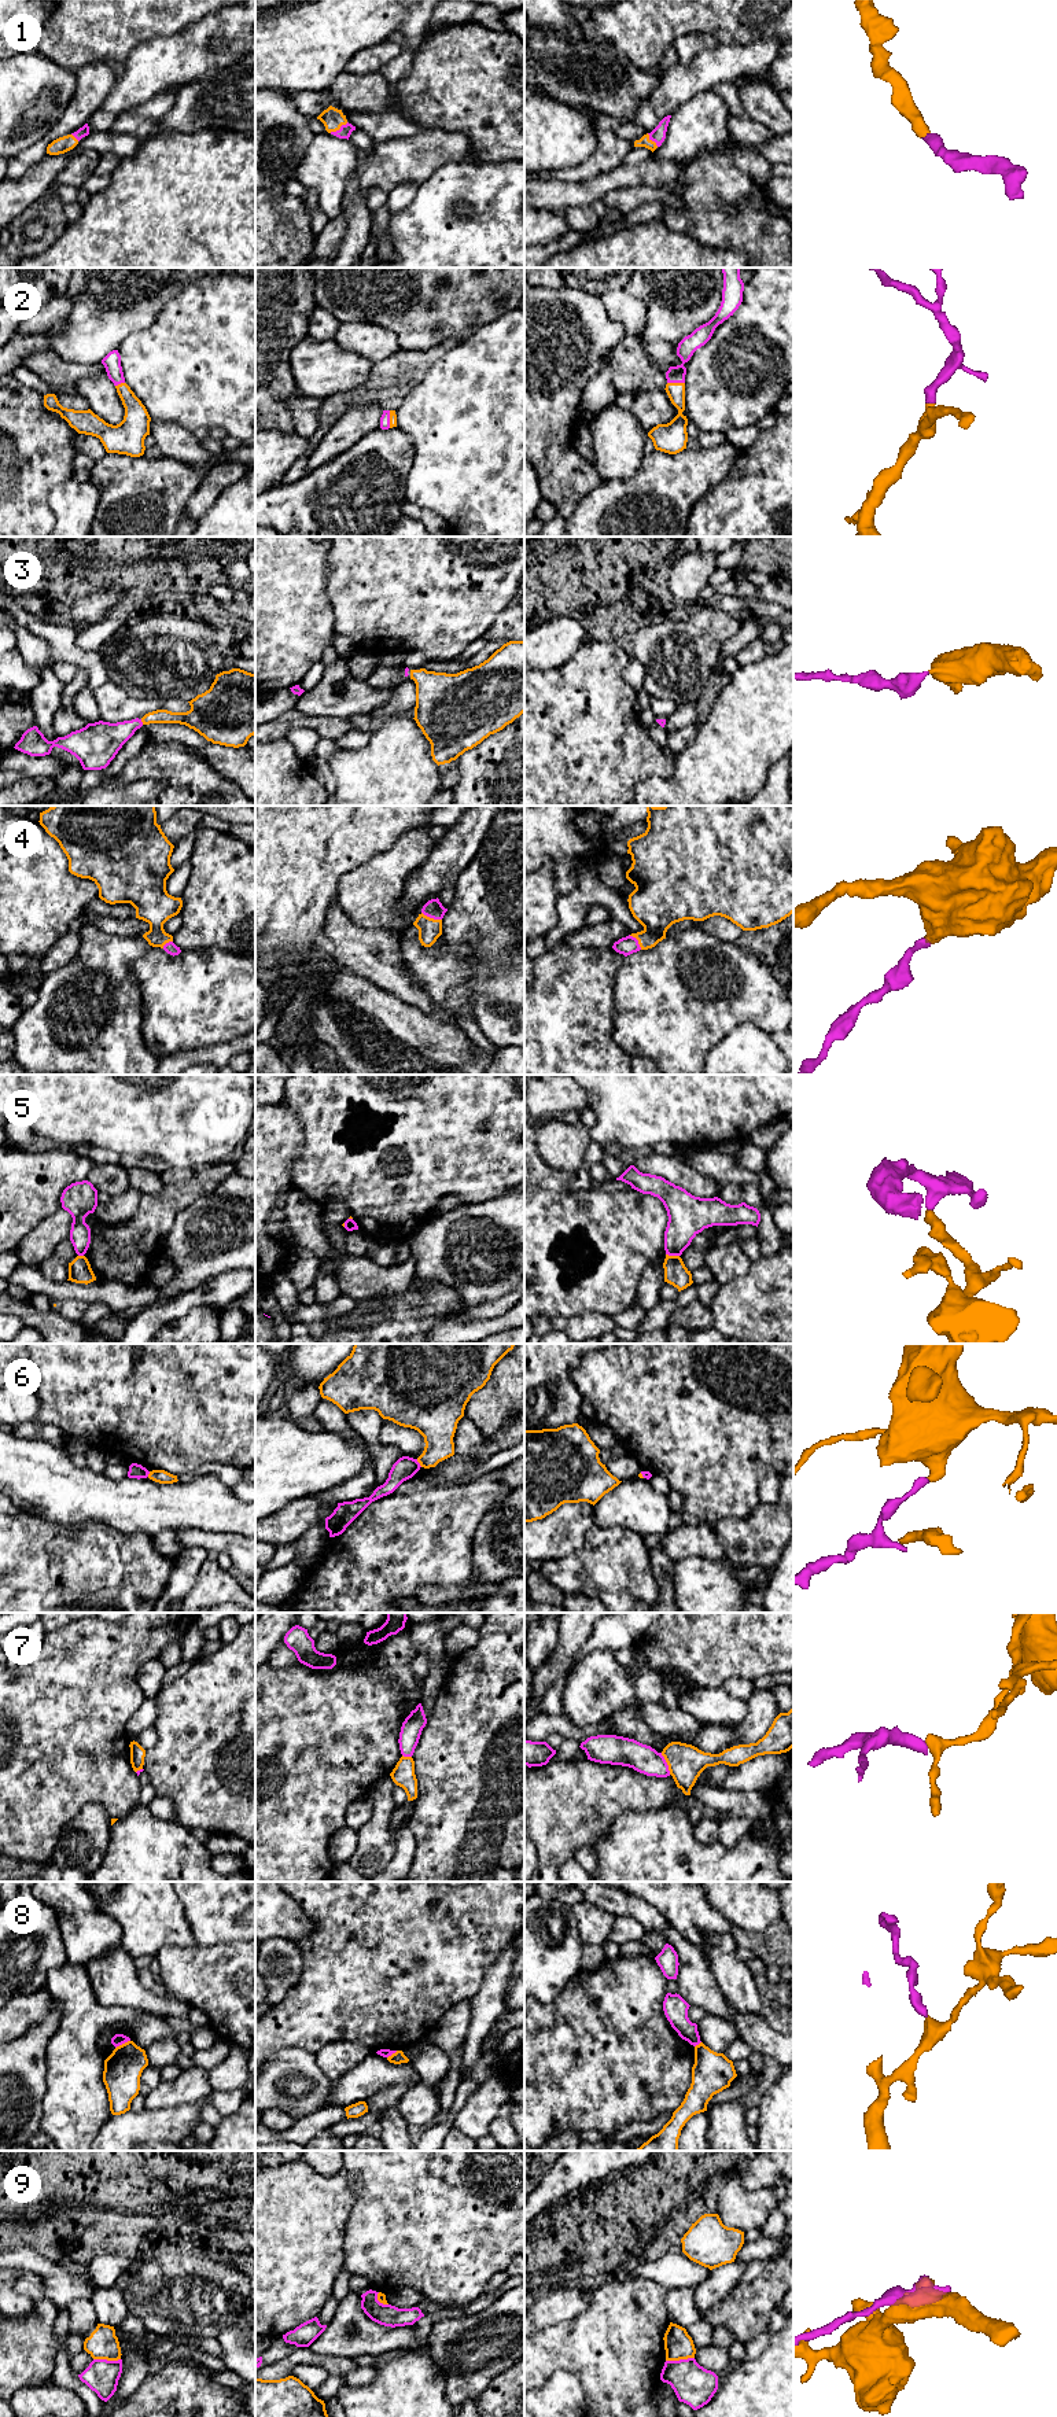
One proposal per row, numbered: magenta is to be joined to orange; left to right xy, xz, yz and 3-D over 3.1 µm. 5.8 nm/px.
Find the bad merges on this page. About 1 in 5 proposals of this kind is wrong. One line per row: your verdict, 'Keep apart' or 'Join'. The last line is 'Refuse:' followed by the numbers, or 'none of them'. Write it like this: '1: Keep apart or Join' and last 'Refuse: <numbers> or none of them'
1: Join
2: Join
3: Join
4: Join
5: Keep apart
6: Keep apart
7: Keep apart
8: Keep apart
9: Keep apart
Refuse: 5, 6, 7, 8, 9

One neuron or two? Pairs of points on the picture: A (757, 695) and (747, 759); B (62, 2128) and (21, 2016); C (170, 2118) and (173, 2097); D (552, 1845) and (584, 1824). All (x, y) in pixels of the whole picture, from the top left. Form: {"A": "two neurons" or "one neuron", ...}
{"A": "one neuron", "B": "two neurons", "C": "two neurons", "D": "one neuron"}

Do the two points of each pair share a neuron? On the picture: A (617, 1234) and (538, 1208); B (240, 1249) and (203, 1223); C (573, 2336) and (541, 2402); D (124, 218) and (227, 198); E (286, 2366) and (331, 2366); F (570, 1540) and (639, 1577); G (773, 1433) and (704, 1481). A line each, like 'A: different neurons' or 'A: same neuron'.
A: same neuron
B: same neuron
C: different neurons
D: same neuron
E: same neuron
F: different neurons
G: same neuron

